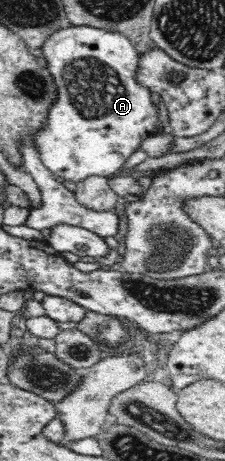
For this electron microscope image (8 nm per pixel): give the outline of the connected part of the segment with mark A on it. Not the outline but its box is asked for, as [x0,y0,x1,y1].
[32,26,158,182]

